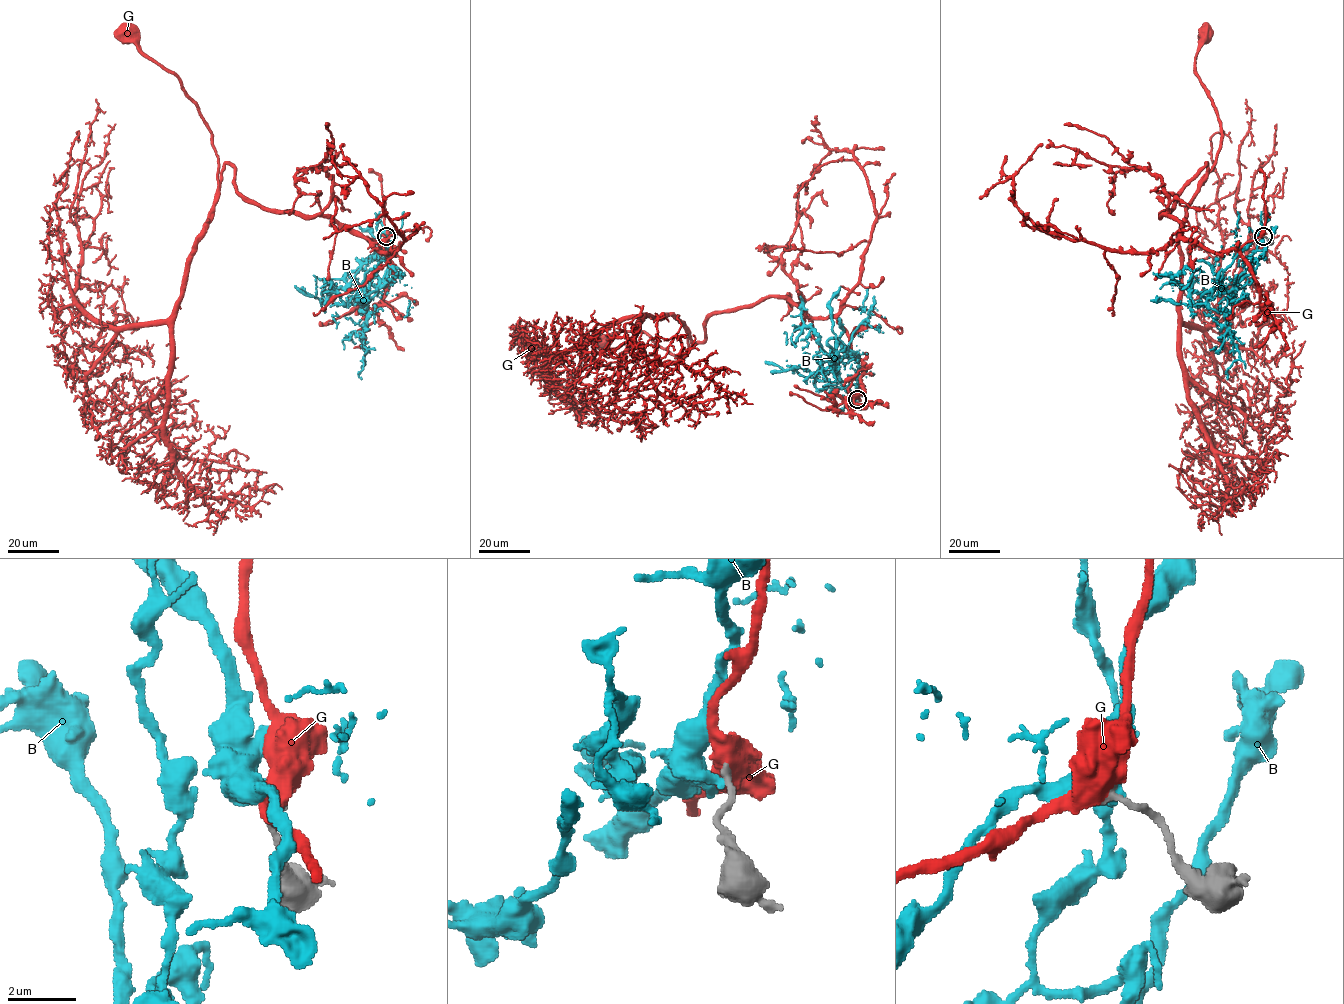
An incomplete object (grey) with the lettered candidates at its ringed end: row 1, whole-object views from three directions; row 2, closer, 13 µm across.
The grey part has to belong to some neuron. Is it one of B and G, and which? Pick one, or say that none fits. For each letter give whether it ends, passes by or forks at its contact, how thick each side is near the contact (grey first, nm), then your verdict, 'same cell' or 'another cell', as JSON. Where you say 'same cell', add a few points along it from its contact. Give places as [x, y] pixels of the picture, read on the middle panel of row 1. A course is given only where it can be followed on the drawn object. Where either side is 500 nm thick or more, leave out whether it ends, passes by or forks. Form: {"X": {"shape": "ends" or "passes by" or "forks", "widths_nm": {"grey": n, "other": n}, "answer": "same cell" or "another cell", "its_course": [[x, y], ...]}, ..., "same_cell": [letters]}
{"B": {"shape": "ends", "widths_nm": {"grey": 240, "other": 440}, "answer": "another cell"}, "G": {"widths_nm": {"grey": 200, "other": 550}, "answer": "another cell"}, "same_cell": []}

